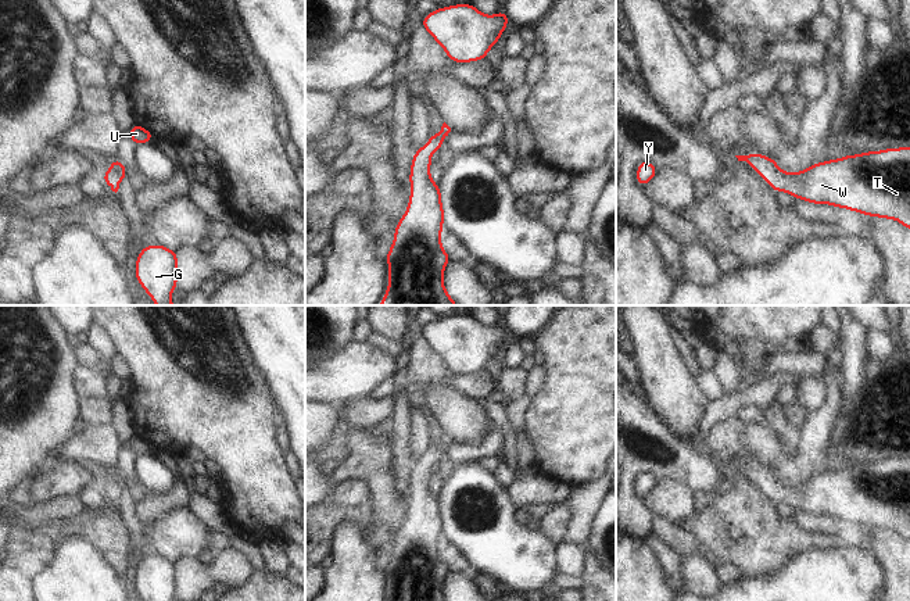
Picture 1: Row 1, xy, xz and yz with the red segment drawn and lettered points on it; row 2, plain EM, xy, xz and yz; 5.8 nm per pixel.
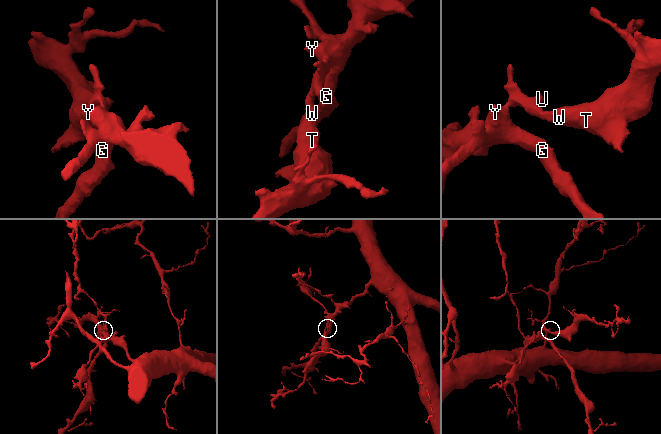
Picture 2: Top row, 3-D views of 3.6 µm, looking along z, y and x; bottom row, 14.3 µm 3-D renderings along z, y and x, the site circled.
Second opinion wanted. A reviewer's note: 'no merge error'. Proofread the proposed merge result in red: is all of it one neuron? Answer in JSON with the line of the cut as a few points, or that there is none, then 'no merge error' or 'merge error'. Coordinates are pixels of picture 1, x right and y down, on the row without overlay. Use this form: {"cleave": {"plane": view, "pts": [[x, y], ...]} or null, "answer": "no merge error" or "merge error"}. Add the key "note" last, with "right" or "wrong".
{"cleave": null, "answer": "no merge error", "note": "right"}

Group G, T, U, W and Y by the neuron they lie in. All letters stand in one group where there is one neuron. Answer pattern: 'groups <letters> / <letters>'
groups G T U W Y

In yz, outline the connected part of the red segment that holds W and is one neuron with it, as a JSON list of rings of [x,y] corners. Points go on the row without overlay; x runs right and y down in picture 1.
[[[910,458],[843,466],[796,484],[781,482],[774,469],[759,464],[735,468],[746,472],[774,504],[787,502],[810,515],[891,529],[910,540]]]

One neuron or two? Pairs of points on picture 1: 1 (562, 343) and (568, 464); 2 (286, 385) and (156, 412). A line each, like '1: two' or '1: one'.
1: one
2: two

